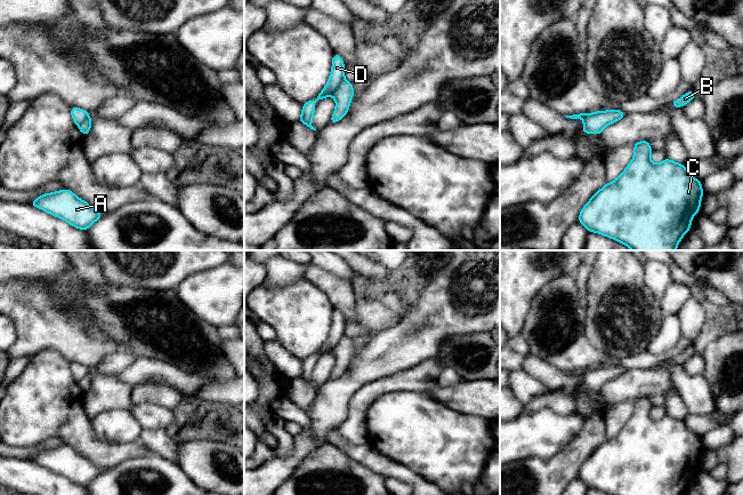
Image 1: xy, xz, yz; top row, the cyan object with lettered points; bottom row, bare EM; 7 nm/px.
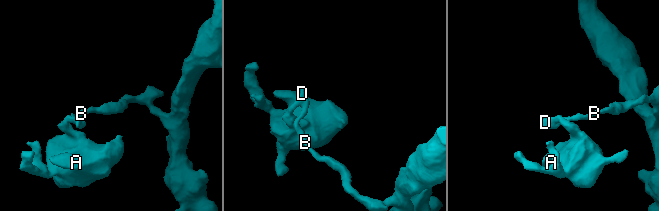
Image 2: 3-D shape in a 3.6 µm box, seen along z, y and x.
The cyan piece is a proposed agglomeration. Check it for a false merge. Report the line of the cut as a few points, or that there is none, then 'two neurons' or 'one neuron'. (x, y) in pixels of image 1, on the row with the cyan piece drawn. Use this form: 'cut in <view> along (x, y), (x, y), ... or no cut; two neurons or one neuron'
cut in xz along (344, 78), (331, 95); two neurons

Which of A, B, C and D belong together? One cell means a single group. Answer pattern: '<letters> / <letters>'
A C D / B

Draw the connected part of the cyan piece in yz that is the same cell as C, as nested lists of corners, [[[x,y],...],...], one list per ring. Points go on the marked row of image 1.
[[[648,141],[636,142],[633,150],[633,157],[625,169],[590,198],[582,207],[578,222],[589,232],[619,241],[631,250],[676,250],[683,237],[690,230],[694,215],[700,213],[702,182],[692,176],[684,163],[668,158],[661,163],[653,163],[651,160],[653,150]]]

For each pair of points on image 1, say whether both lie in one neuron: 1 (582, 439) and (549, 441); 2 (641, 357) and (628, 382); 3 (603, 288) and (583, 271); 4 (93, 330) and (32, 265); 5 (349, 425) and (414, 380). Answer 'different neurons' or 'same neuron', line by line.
1: different neurons
2: different neurons
3: different neurons
4: same neuron
5: same neuron

